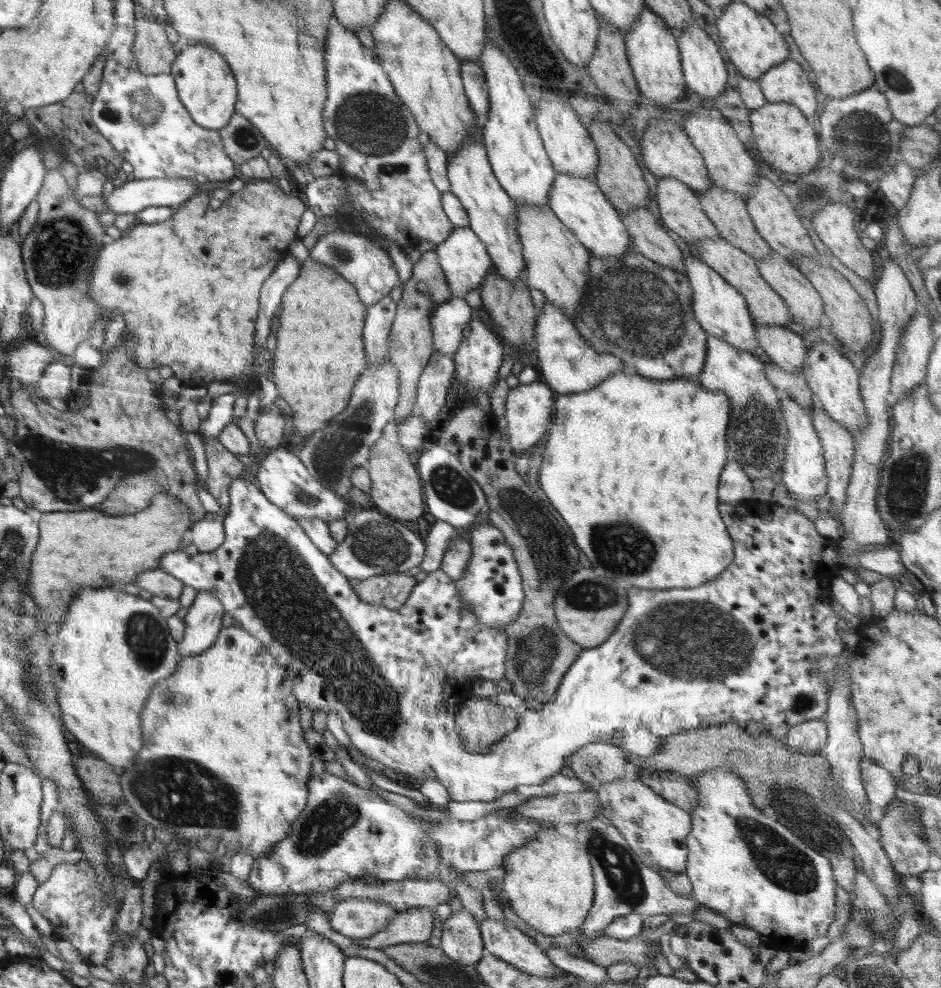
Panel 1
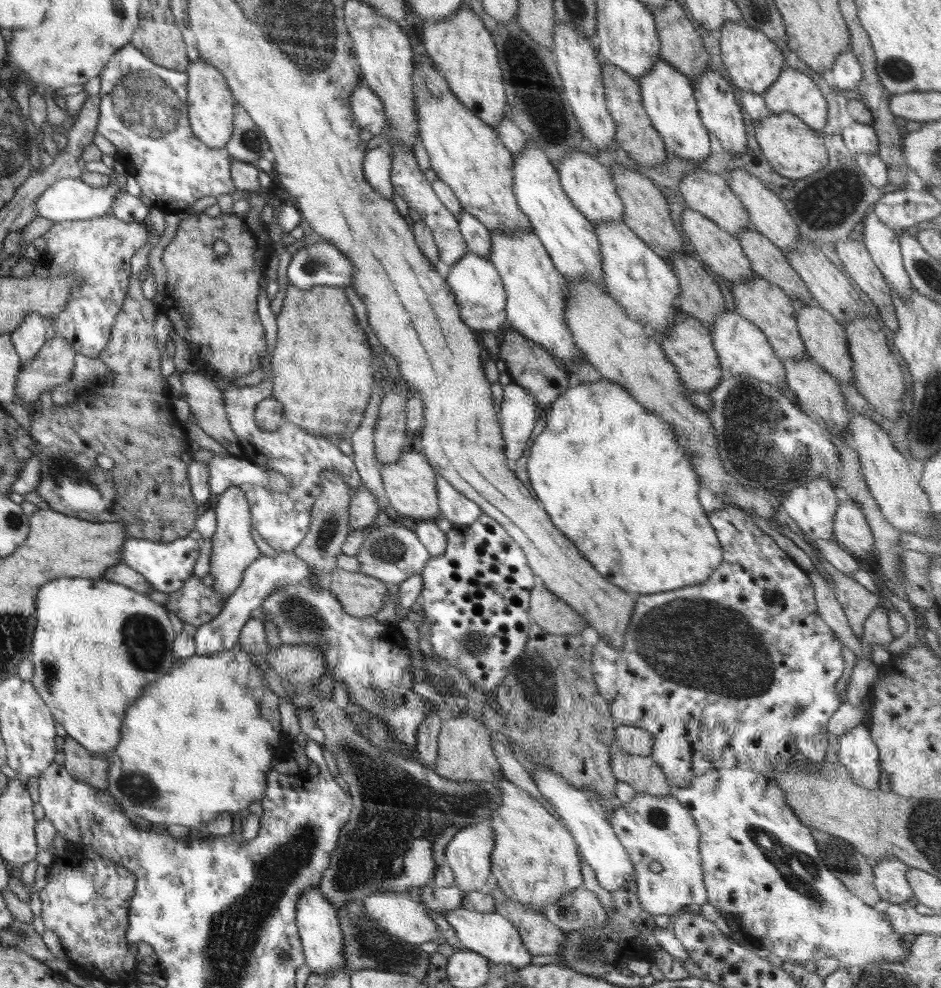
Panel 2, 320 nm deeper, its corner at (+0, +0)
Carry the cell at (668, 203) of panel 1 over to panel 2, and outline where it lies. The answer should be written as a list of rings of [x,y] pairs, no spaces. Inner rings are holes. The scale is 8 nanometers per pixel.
[[[686,208],[682,213],[680,224],[682,224],[684,234],[688,236],[709,271],[716,272],[722,278],[733,282],[739,282],[739,280],[745,280],[745,278],[751,278],[754,275],[751,262],[744,254],[737,238],[723,228],[718,227],[712,220],[706,219],[706,216]]]

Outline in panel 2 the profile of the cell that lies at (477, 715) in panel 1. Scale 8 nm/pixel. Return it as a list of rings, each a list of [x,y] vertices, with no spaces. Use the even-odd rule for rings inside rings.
[[[470,716],[444,722],[437,738],[437,757],[433,771],[442,778],[454,781],[493,781],[502,772],[492,750],[490,734],[491,730],[486,730],[478,720]]]

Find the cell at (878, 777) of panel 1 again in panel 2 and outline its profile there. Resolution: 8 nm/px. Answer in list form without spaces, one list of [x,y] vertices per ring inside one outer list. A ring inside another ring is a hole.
[[[860,724],[837,739],[840,743],[837,760],[850,771],[854,784],[878,789],[881,770],[879,752],[868,725]]]

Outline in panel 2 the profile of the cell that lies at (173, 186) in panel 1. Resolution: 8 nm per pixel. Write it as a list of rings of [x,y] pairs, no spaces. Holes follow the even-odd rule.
[[[63,178],[48,186],[37,198],[34,207],[36,207],[38,217],[54,221],[54,223],[94,219],[98,216],[110,215],[114,208],[113,204],[116,203],[117,196],[121,195],[121,192],[116,180],[111,180],[106,188],[94,188],[82,179]]]

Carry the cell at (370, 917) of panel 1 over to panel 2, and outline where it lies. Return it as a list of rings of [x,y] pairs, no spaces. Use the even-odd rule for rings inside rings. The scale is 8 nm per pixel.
[[[408,892],[376,893],[360,900],[366,916],[382,928],[410,944],[437,941],[440,931],[420,902],[414,902]]]

